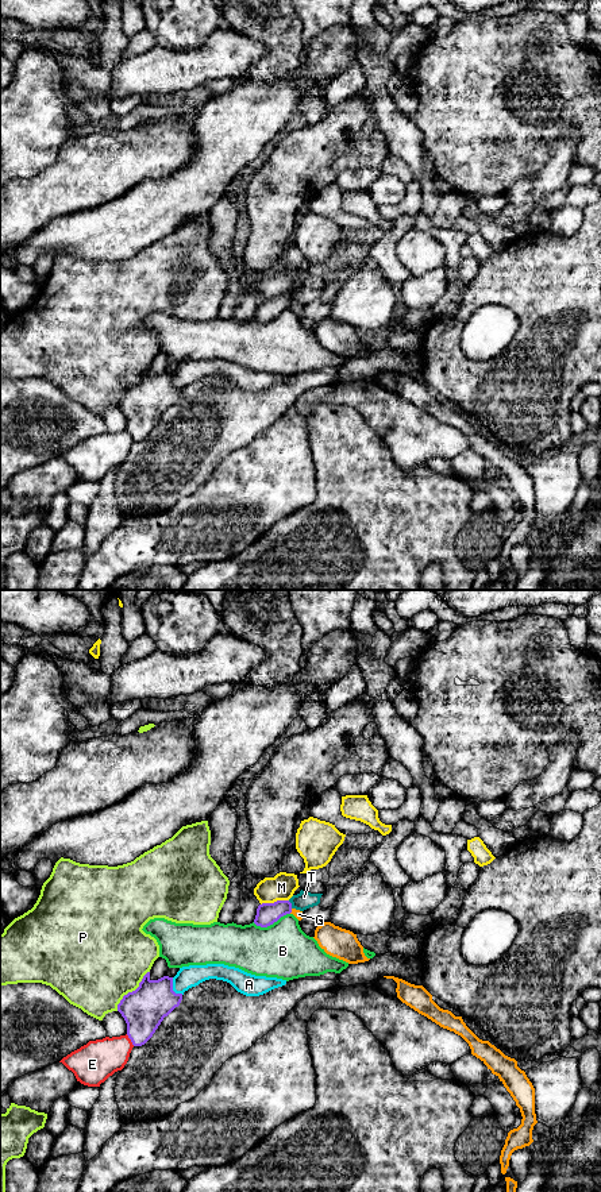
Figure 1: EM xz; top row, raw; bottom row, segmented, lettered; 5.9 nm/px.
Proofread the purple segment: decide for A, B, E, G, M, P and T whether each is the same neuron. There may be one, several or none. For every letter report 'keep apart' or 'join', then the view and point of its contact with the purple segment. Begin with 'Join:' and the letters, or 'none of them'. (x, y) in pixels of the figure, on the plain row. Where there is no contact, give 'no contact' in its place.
Join: none of them
A: keep apart | xz (172, 384)
B: keep apart | xz (270, 319)
E: keep apart | xz (130, 434)
G: keep apart | xz (291, 307)
M: keep apart | xz (274, 297)
P: keep apart | xz (133, 386)
T: keep apart | xz (291, 300)

